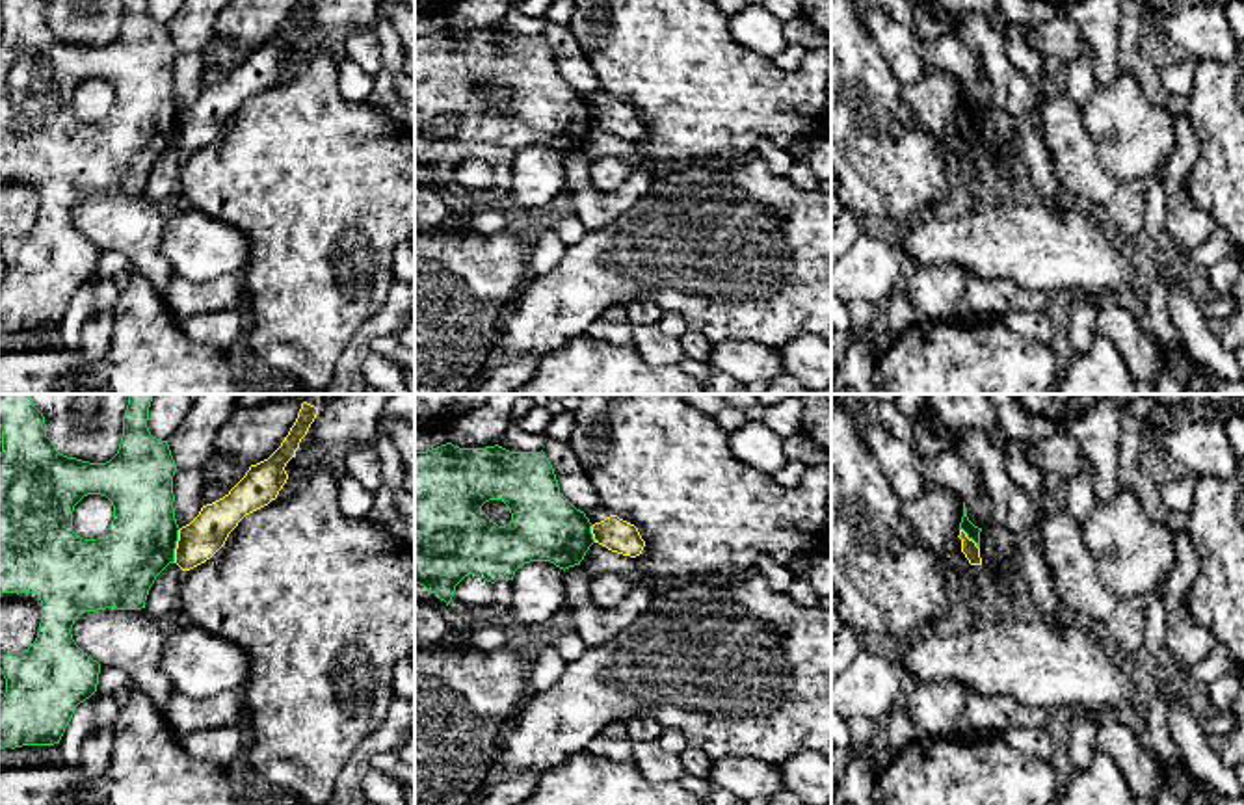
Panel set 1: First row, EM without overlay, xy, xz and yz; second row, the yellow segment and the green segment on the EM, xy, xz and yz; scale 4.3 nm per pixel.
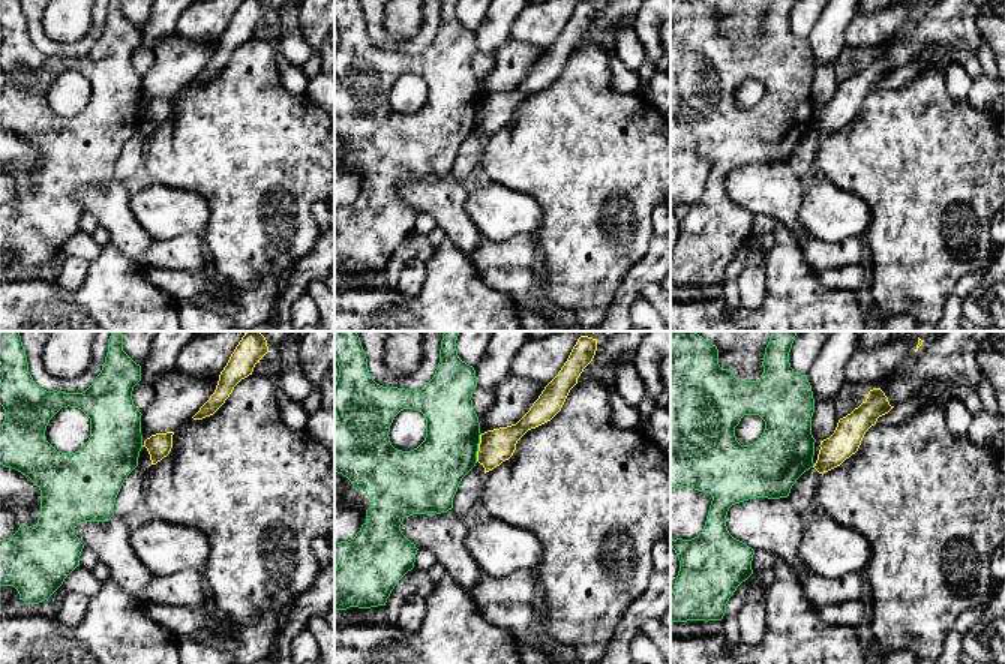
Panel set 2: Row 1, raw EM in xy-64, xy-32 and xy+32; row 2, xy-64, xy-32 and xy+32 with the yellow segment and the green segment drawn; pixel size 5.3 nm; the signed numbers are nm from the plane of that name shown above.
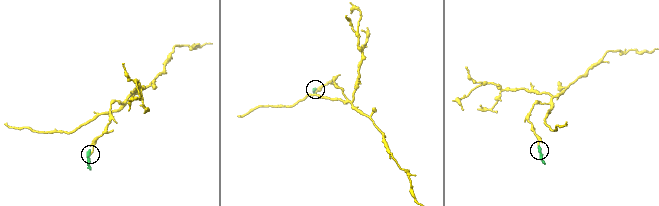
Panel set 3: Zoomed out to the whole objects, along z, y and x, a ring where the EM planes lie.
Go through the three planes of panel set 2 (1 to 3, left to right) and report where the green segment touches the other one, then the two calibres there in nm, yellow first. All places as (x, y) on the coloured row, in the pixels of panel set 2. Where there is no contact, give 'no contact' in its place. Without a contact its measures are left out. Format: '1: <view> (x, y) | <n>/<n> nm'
1: no contact
2: xy-32 (479, 447) | 180/300 nm
3: xy+32 (815, 465) | 160/320 nm

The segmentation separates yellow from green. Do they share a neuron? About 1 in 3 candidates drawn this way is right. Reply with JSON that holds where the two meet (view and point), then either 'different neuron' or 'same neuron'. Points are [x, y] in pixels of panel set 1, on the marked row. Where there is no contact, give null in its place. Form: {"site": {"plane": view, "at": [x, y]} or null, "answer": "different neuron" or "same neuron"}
{"site": {"plane": "xy", "at": [177, 545]}, "answer": "different neuron"}

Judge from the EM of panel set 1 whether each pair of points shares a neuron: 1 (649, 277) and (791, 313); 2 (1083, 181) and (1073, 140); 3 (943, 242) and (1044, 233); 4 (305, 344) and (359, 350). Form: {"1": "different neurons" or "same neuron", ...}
{"1": "same neuron", "2": "same neuron", "3": "same neuron", "4": "different neurons"}

